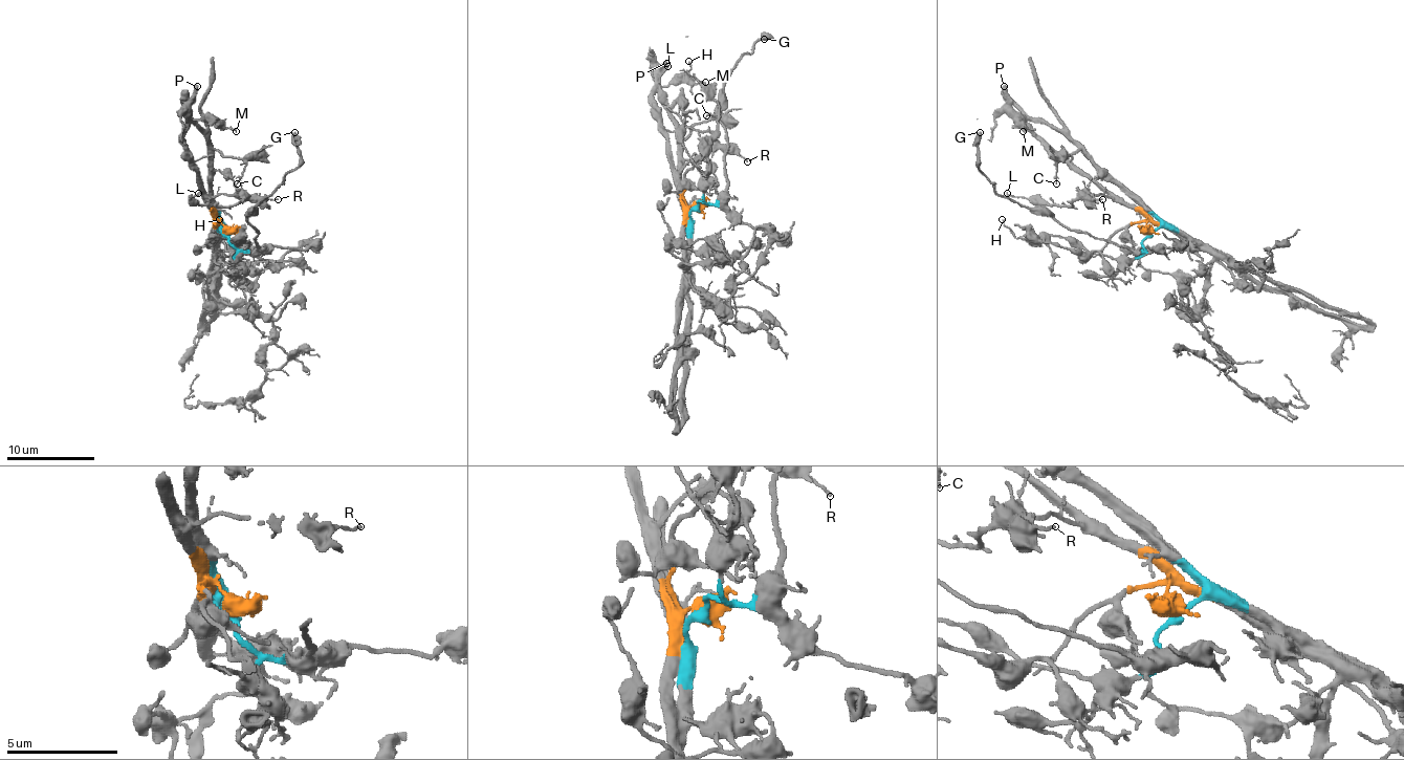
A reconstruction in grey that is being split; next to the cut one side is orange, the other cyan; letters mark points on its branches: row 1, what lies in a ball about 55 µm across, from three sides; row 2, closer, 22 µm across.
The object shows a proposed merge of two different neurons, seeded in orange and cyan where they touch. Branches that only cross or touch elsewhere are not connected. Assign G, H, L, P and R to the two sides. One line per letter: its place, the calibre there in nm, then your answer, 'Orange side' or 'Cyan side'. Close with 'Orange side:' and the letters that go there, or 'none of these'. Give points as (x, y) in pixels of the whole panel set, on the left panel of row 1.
G: Place: (294, 132). Thickness 440 nm. Cyan side
H: Place: (219, 219). Thickness 100 nm. Orange side
L: Place: (198, 193). Thickness 120 nm. Orange side
P: Place: (197, 86). Thickness 360 nm. Orange side
R: Place: (278, 199). Thickness 100 nm. Orange side
Orange side: H, L, P, R

